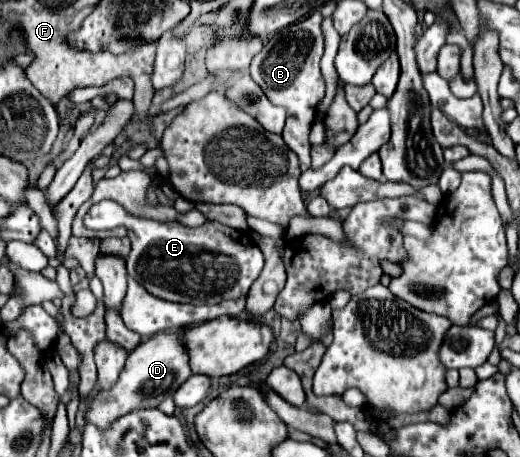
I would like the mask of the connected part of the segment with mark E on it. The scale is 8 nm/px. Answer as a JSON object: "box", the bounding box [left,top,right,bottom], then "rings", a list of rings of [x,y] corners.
{"box":[84,201,264,305],"rings":[[[114,201],[96,203],[84,223],[90,229],[126,225],[128,237],[132,239],[132,255],[126,259],[128,275],[164,301],[214,305],[226,299],[238,299],[248,293],[264,267],[264,255],[250,231],[238,231],[222,223],[208,221],[192,229],[180,221],[160,223],[154,219],[138,219],[128,215]]]}

